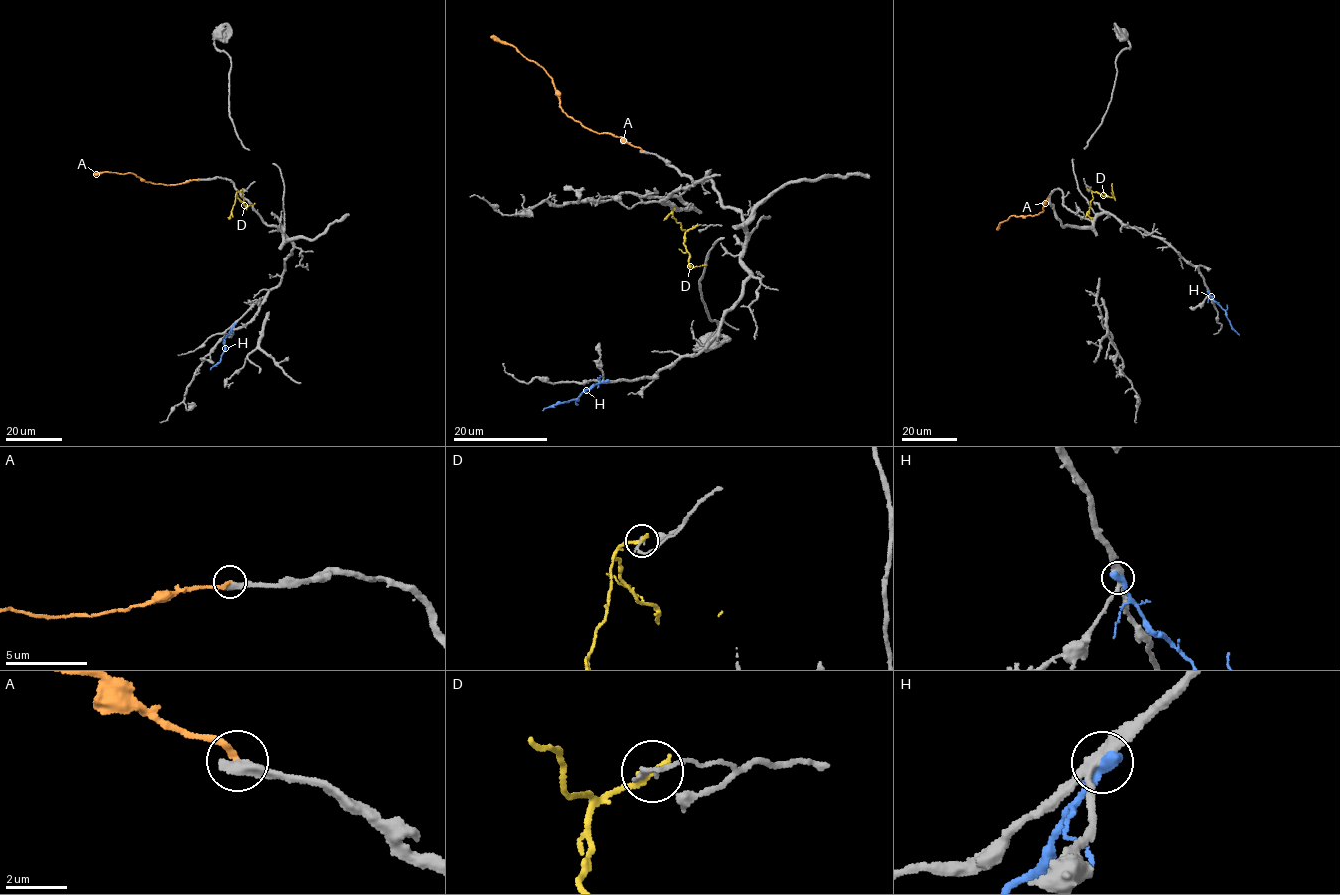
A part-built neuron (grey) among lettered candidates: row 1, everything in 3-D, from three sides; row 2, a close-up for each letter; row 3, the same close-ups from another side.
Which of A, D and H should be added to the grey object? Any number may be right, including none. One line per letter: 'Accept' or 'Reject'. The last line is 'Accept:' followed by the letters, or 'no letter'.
A: Reject
D: Reject
H: Reject
Accept: no letter

